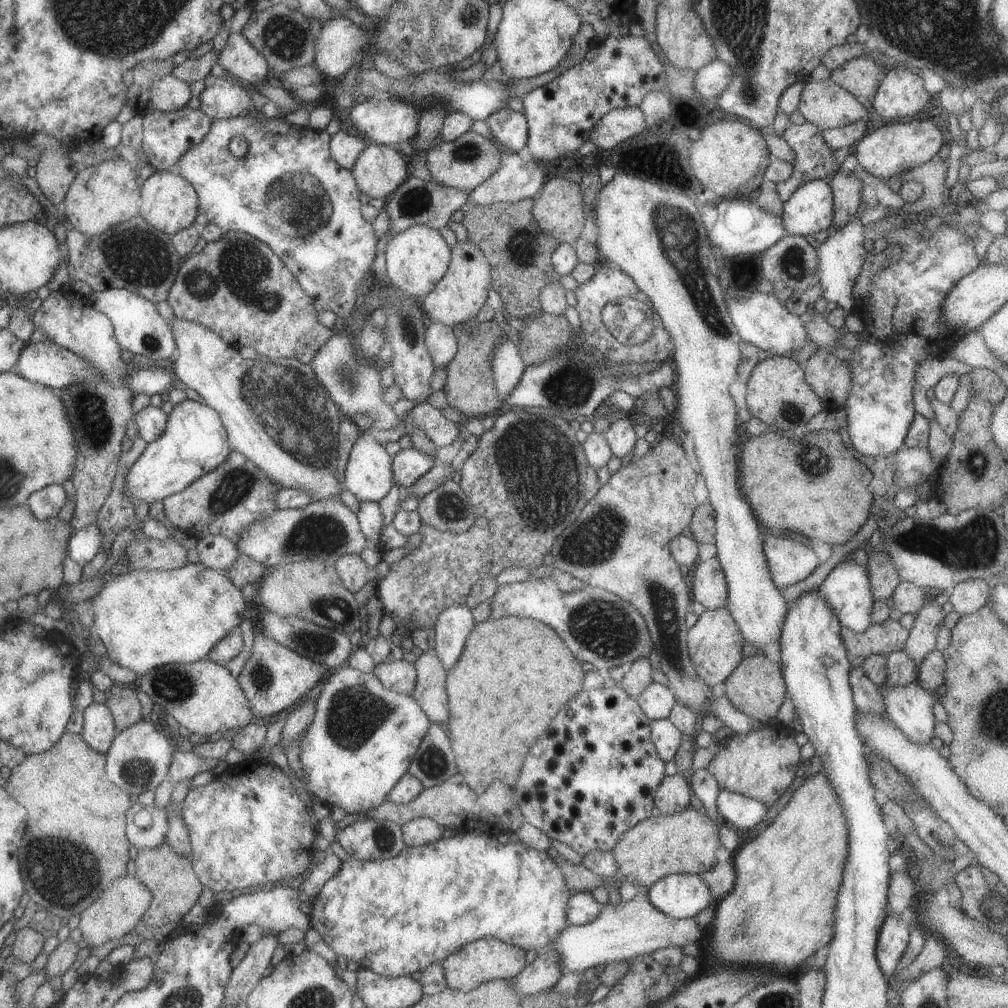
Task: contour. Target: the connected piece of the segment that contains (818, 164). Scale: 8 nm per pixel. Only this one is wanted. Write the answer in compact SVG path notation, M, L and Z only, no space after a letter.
M805 121L803 124L788 123L787 127L780 134L784 146L793 151L795 156L792 162L792 175L787 180L775 184L775 192L782 203L784 203L791 196L791 193L797 190L802 184L812 181L813 179L829 179L839 171L840 164L837 164L833 159L833 151L823 140L821 133L822 131L814 124Z

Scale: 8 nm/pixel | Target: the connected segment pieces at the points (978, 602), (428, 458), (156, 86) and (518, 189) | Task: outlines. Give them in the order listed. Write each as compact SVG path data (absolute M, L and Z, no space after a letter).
M967 579L948 592L948 602L959 615L972 613L987 604L990 591L985 579Z
M400 448L392 460L392 479L401 491L407 490L420 476L435 468L437 462L433 456L413 448Z
M161 75L150 84L149 104L152 110L168 113L185 107L191 96L186 82Z
M515 152L503 154L499 168L468 193L467 201L481 207L491 203L533 200L543 186L545 175L538 161L531 159L524 162Z

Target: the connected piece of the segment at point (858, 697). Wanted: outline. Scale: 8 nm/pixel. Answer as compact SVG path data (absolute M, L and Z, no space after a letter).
M862 665L855 666L848 672L848 681L857 711L885 715L878 686L864 673Z

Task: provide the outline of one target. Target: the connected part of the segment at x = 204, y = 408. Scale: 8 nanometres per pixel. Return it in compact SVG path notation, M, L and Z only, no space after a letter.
M185 399L172 406L171 412L166 418L164 433L157 440L147 443L138 459L127 469L124 493L134 504L145 502L149 505L155 500L160 501L166 496L181 492L191 481L221 464L230 450L230 442L219 413L210 406Z

